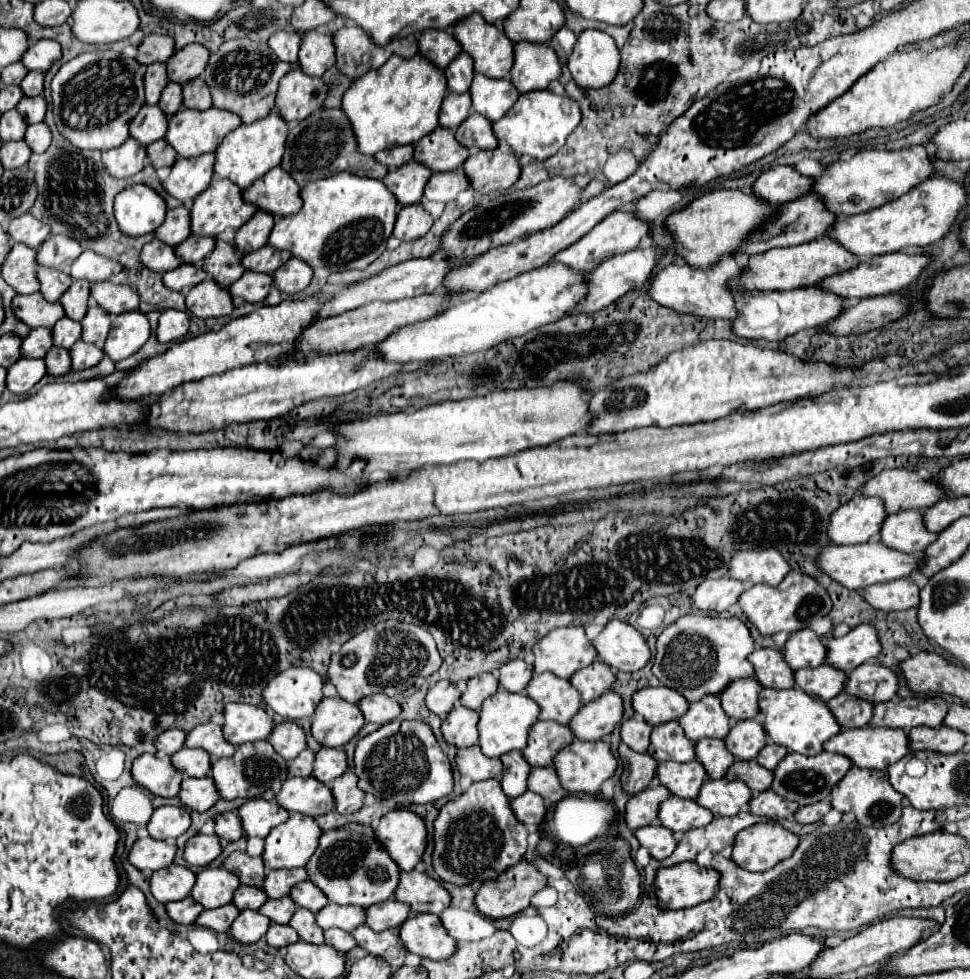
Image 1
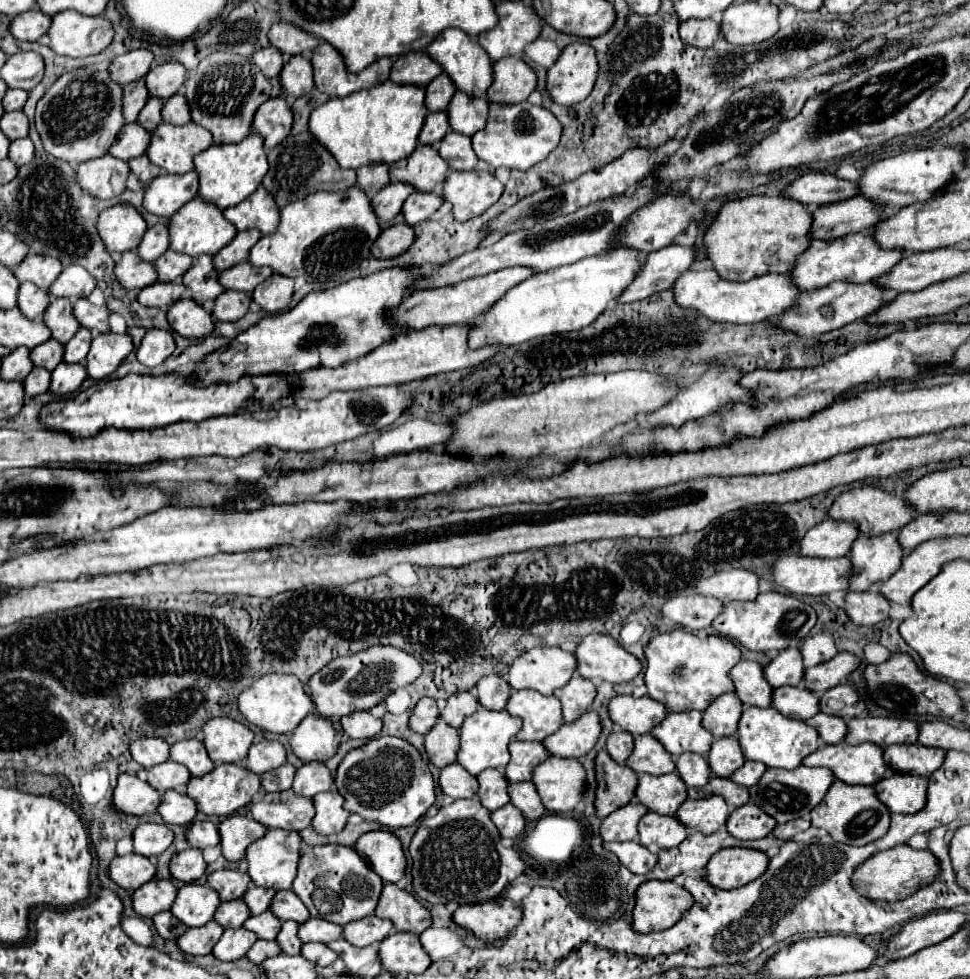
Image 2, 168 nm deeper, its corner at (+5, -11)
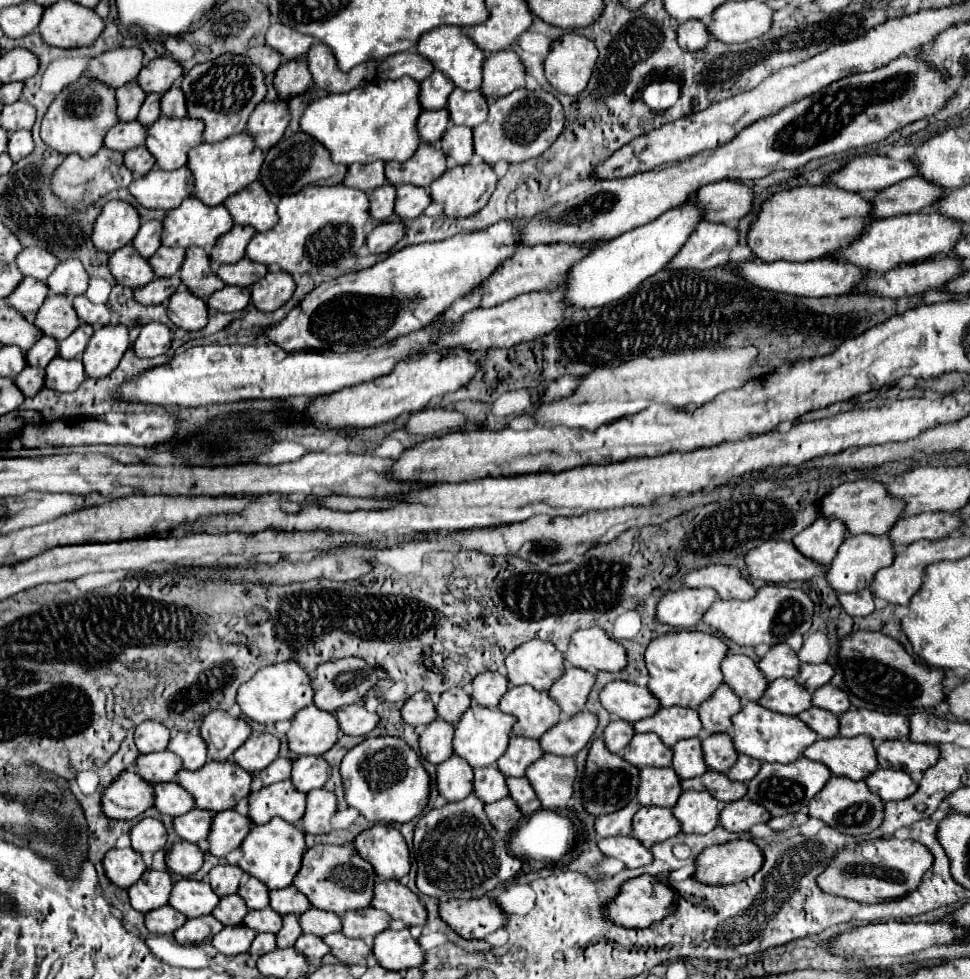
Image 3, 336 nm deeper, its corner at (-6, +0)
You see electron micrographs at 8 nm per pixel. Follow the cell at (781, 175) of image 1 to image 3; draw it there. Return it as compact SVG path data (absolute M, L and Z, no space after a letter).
M860 156L844 164L840 170L832 172L826 182L832 182L834 186L848 192L862 190L860 194L864 198L872 198L878 190L916 174L916 166L910 160L896 162L884 156Z

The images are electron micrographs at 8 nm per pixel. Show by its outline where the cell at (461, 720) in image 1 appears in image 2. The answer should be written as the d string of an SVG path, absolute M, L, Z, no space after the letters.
M437 721L433 729L425 735L425 753L429 761L443 769L445 765L455 763L457 749L459 749L459 731L449 727L445 721Z

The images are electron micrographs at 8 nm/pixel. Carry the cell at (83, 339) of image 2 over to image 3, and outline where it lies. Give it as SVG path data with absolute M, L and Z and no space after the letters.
M82 322L66 340L60 342L60 356L78 358L84 352L84 348L88 346L88 340L92 338L92 332L94 332L94 328L90 324Z

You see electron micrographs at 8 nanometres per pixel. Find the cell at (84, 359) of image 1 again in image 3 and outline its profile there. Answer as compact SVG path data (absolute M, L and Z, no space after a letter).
M56 356L52 364L46 366L46 388L56 392L74 392L86 380L82 360L64 360Z

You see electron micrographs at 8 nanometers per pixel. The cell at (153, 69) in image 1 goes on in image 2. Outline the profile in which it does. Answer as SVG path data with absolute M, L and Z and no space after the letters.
M143 79L133 81L129 85L123 87L123 111L125 111L125 123L133 123L139 115L139 111L143 109L143 105L147 103L149 93L147 87L143 83Z

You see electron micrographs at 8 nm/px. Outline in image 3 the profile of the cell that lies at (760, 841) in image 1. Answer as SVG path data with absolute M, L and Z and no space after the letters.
M732 840L706 848L696 858L694 878L710 886L734 884L754 876L762 864L762 850L752 840Z

